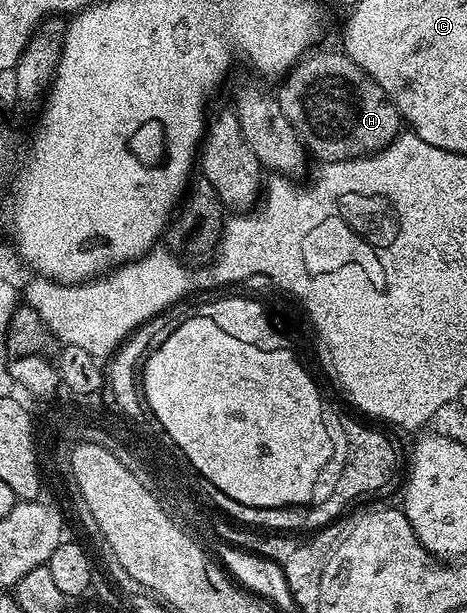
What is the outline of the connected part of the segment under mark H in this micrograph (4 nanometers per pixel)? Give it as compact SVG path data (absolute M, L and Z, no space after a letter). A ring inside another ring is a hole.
M312 50L303 56L277 90L277 98L289 125L312 156L323 163L362 159L374 155L401 134L399 110L388 101L386 93L342 50ZM323 107L335 114L335 127L327 127Z

